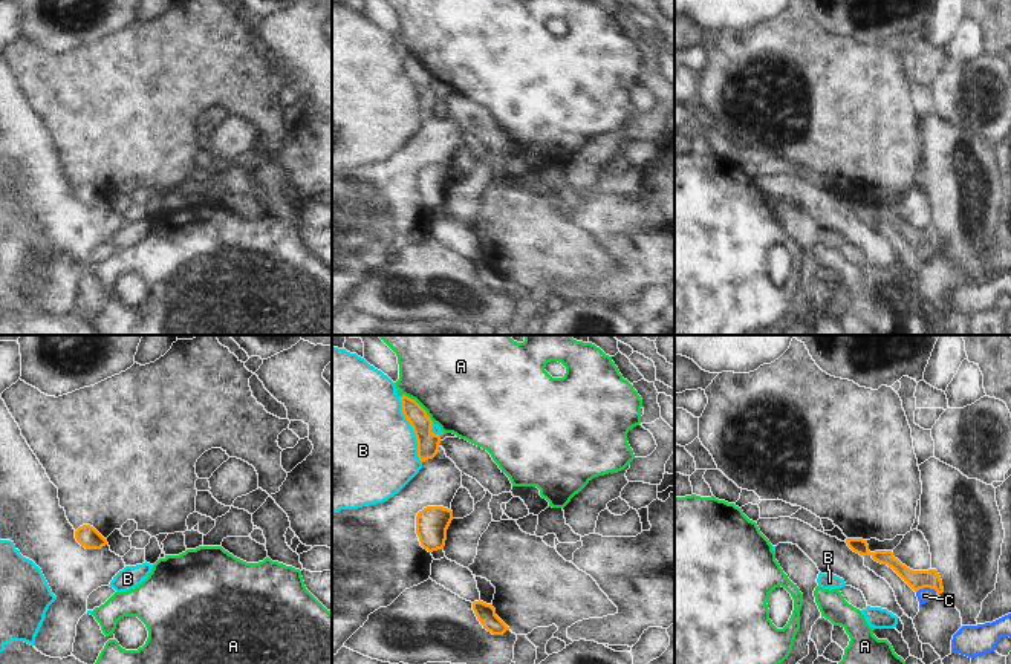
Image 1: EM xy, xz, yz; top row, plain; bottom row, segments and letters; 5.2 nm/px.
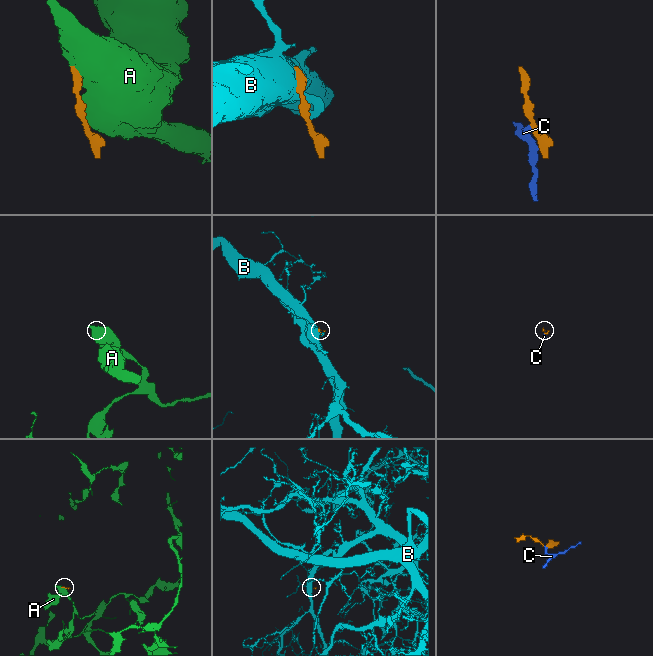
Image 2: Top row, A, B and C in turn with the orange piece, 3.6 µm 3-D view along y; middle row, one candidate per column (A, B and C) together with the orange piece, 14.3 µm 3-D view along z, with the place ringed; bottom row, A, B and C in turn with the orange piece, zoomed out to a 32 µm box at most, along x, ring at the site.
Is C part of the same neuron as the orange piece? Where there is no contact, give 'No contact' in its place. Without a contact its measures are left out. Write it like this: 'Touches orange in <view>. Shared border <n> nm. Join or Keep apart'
Touches orange in yz. Shared border 110 nm. Keep apart.

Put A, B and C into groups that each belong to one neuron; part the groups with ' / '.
A / B / C

